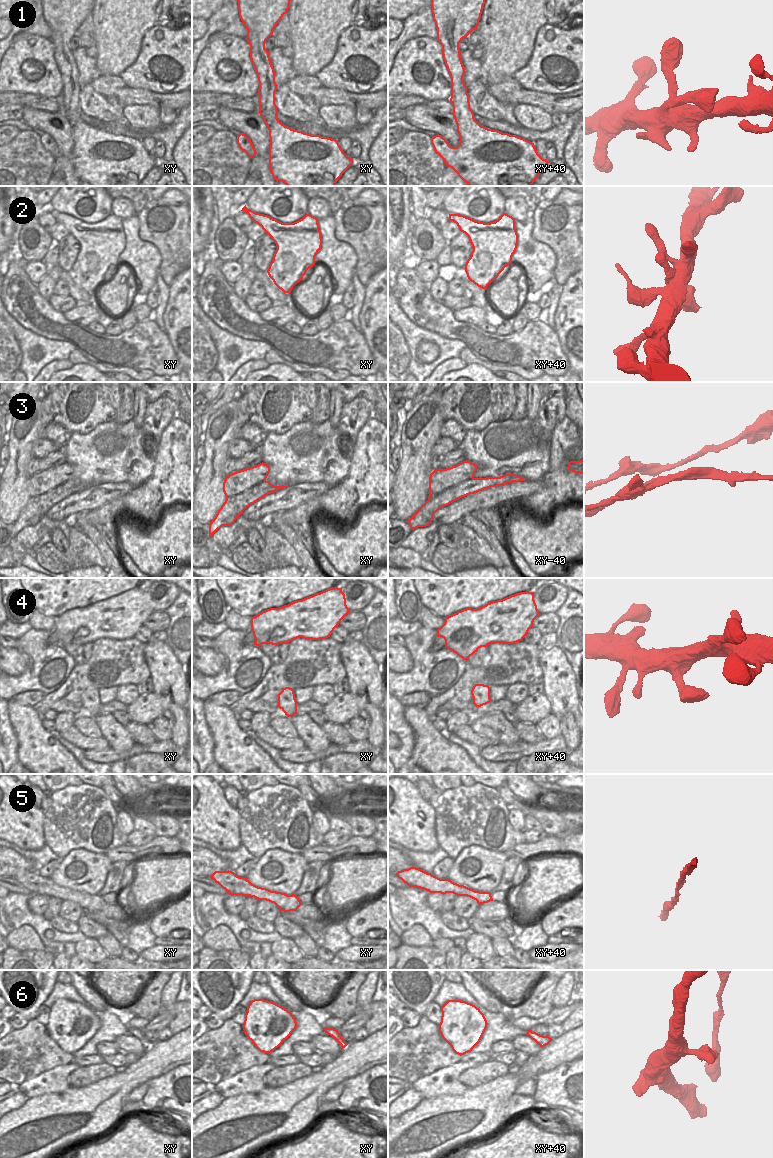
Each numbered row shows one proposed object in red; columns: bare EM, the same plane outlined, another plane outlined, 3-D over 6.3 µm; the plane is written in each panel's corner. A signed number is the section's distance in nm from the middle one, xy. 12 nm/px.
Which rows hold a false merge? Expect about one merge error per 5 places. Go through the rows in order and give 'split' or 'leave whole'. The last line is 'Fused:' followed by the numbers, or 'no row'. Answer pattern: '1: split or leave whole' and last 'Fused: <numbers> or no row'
1: leave whole
2: leave whole
3: split
4: leave whole
5: leave whole
6: leave whole
Fused: 3

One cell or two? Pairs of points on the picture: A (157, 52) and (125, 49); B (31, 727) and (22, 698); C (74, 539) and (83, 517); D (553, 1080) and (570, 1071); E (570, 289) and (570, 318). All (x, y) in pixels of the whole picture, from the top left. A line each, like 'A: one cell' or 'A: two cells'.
A: two cells
B: two cells
C: two cells
D: one cell
E: one cell

